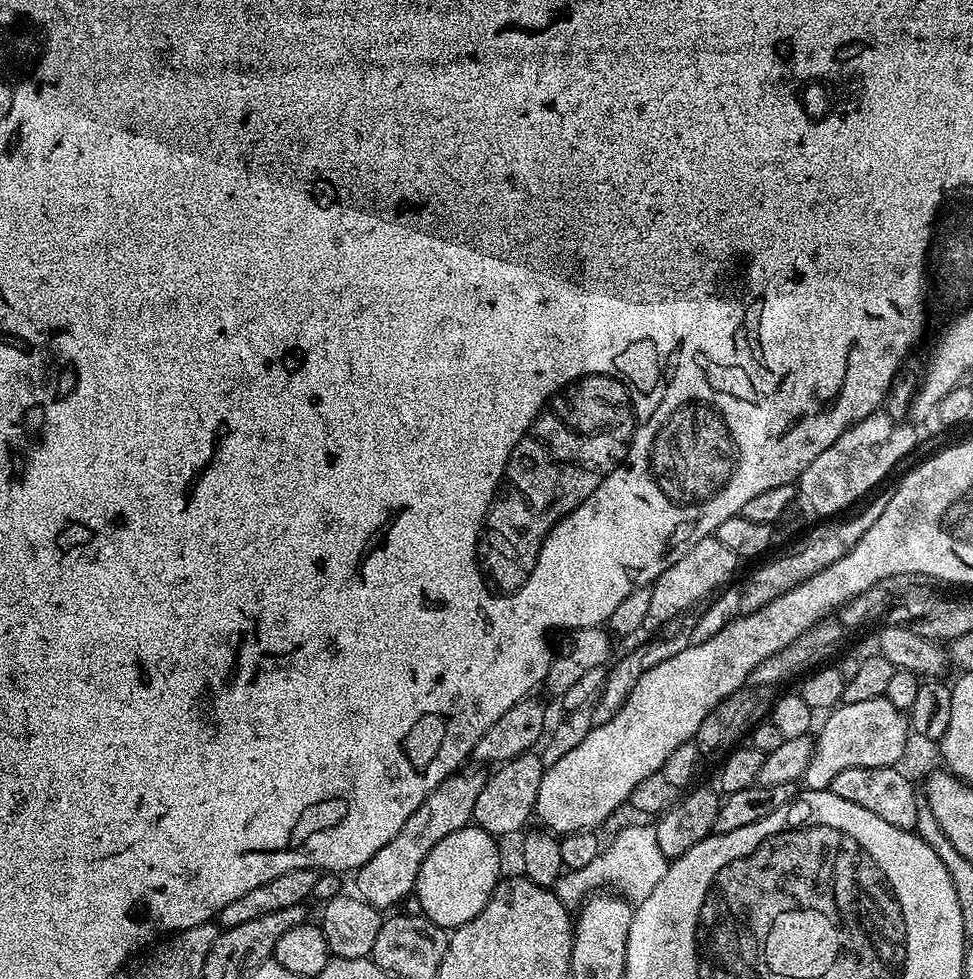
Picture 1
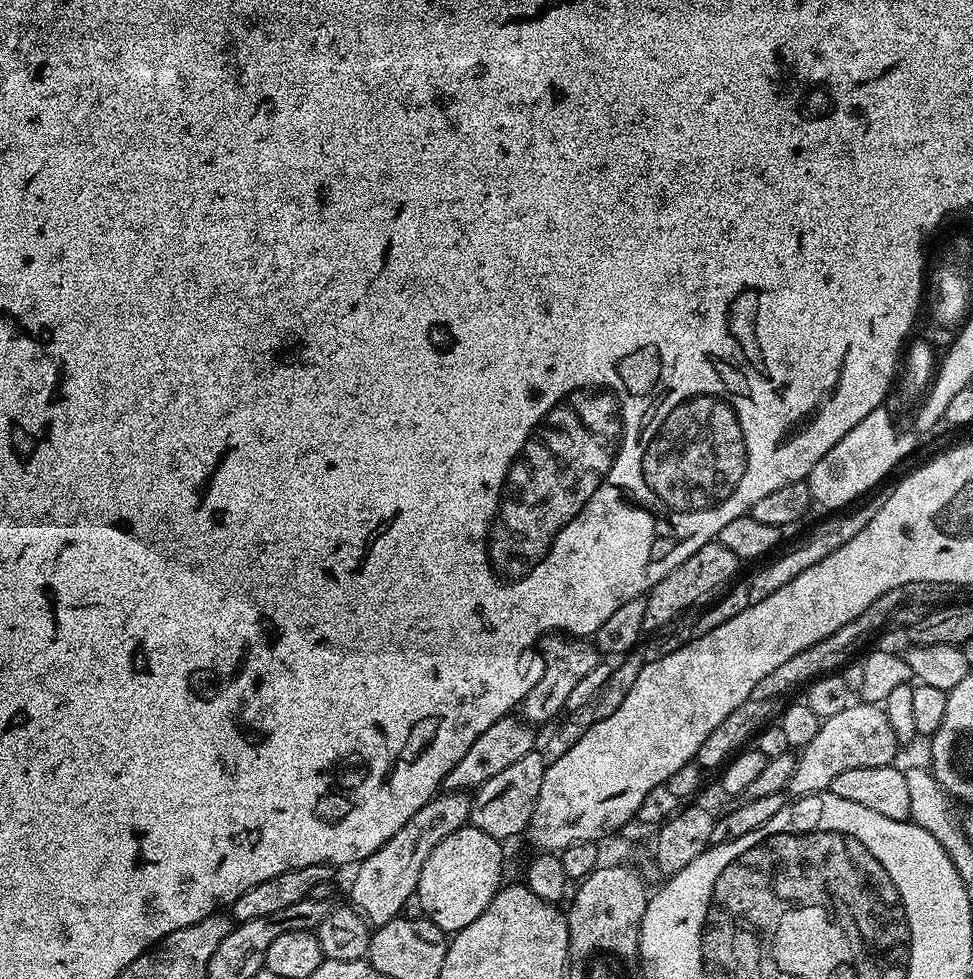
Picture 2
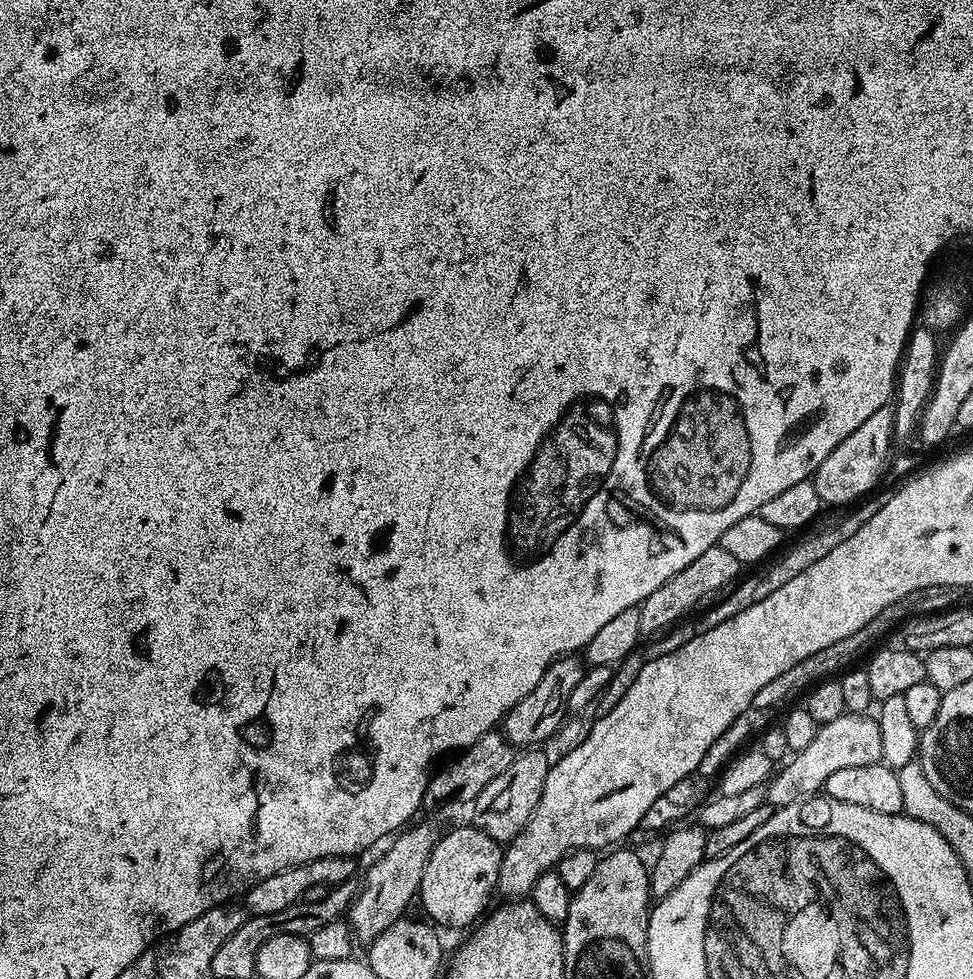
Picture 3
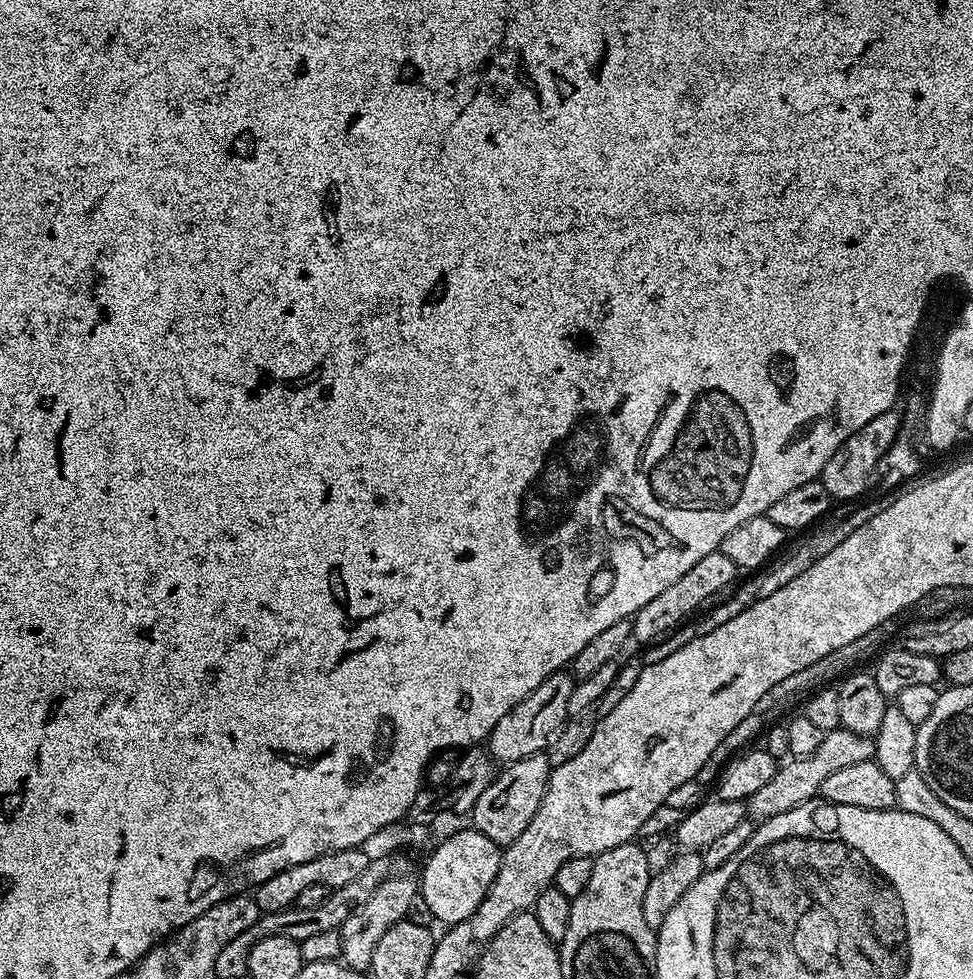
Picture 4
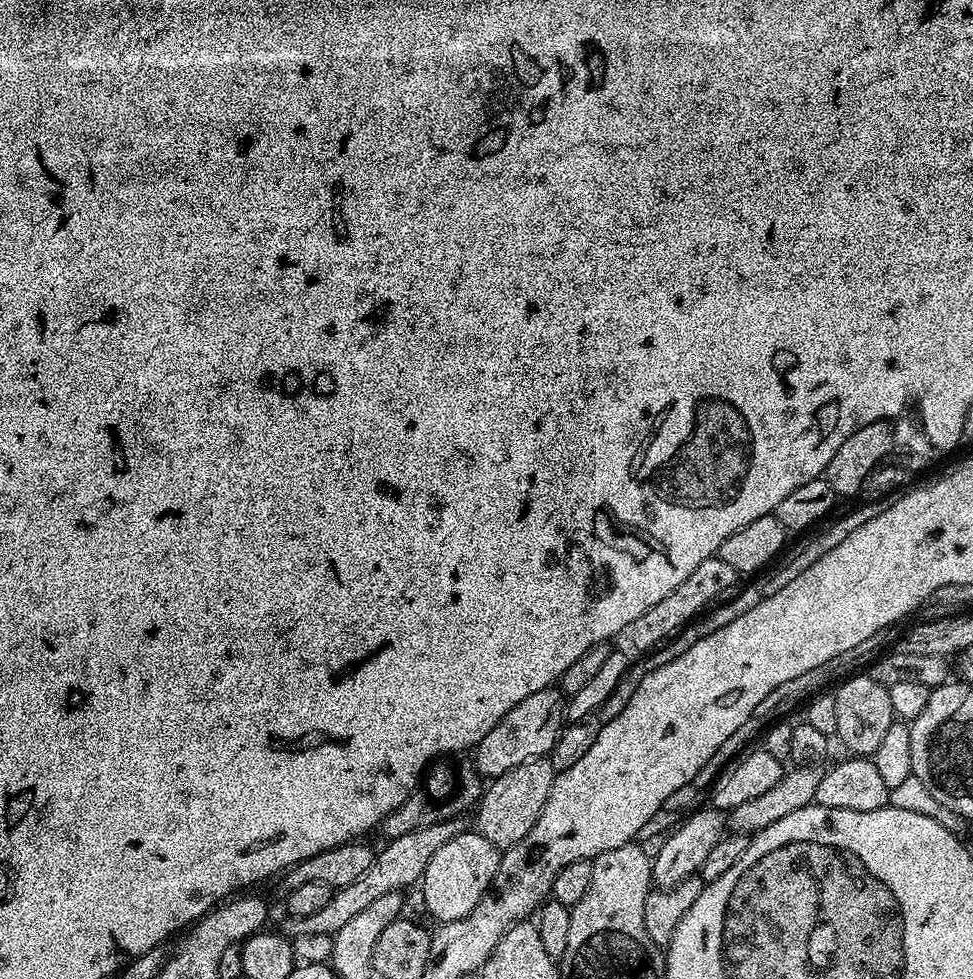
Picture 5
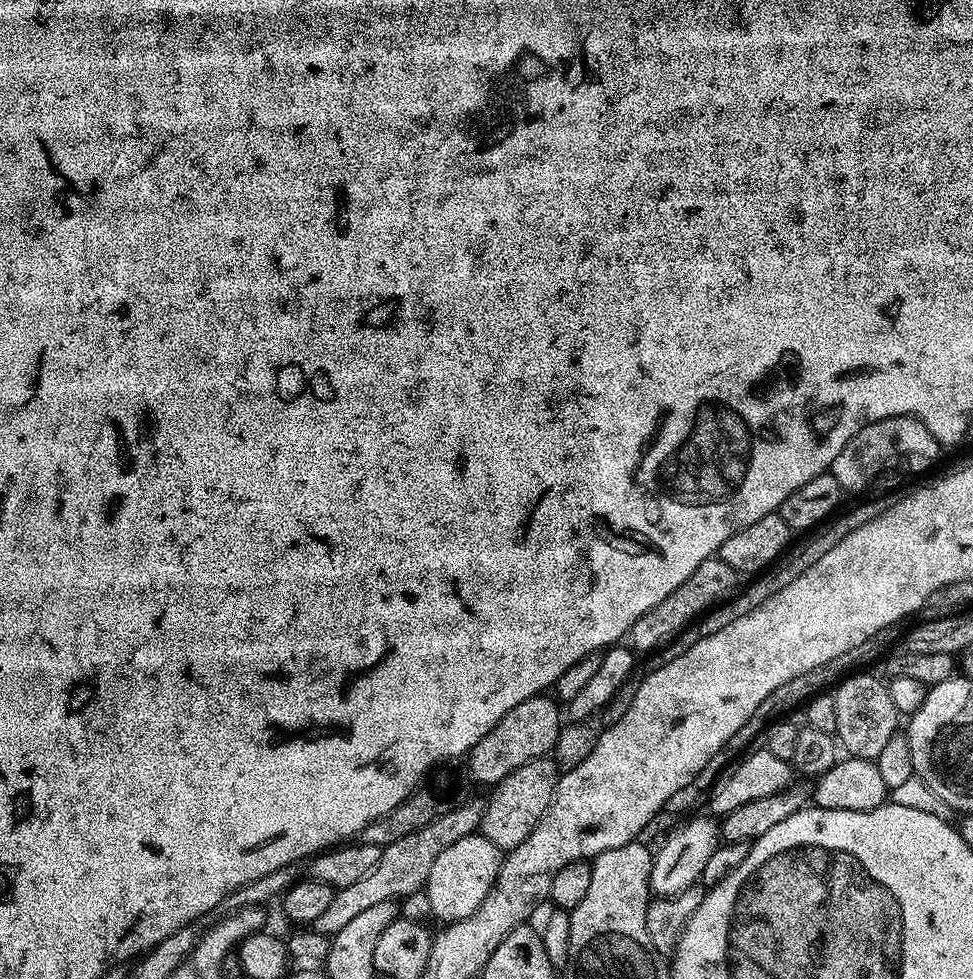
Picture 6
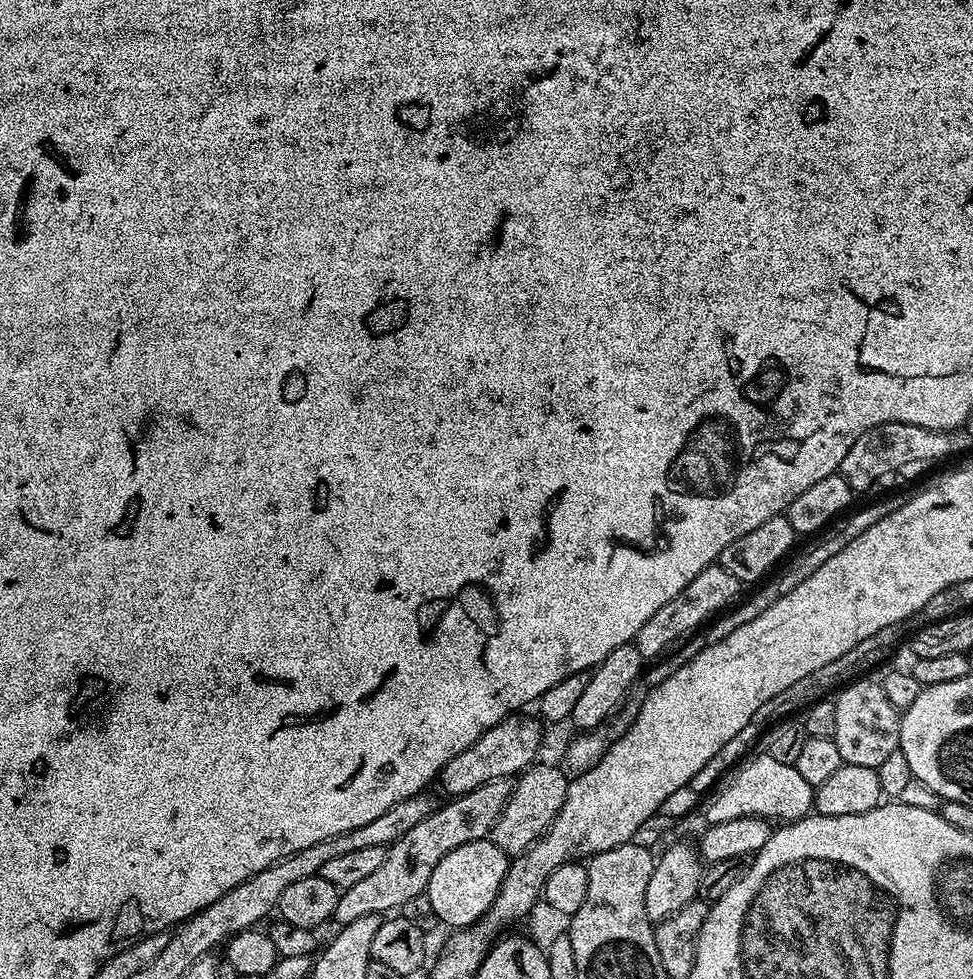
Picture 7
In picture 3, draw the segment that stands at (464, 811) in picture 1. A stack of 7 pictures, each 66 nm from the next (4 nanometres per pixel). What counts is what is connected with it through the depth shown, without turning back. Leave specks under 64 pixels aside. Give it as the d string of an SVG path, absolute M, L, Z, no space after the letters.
M416 824L405 827L391 841L392 845L373 862L368 873L362 876L362 887L359 896L346 913L346 919L352 925L357 941L367 946L387 930L394 926L407 912L408 903L417 899L422 882L422 870L426 870L426 862L434 850L438 839L438 831L432 824Z

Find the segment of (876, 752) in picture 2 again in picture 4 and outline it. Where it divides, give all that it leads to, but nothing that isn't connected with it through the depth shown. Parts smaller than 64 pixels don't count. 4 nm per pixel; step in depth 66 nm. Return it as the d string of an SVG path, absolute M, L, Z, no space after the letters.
M843 726L833 732L825 732L818 750L814 750L812 756L801 760L792 758L777 767L774 778L770 778L766 786L758 789L758 794L754 794L747 800L747 815L756 822L778 818L778 814L786 814L786 810L794 810L794 806L802 806L817 799L820 796L822 782L826 782L830 774L842 770L842 766L854 766L854 762L866 762L873 759L873 756L874 744L869 737L852 733Z

